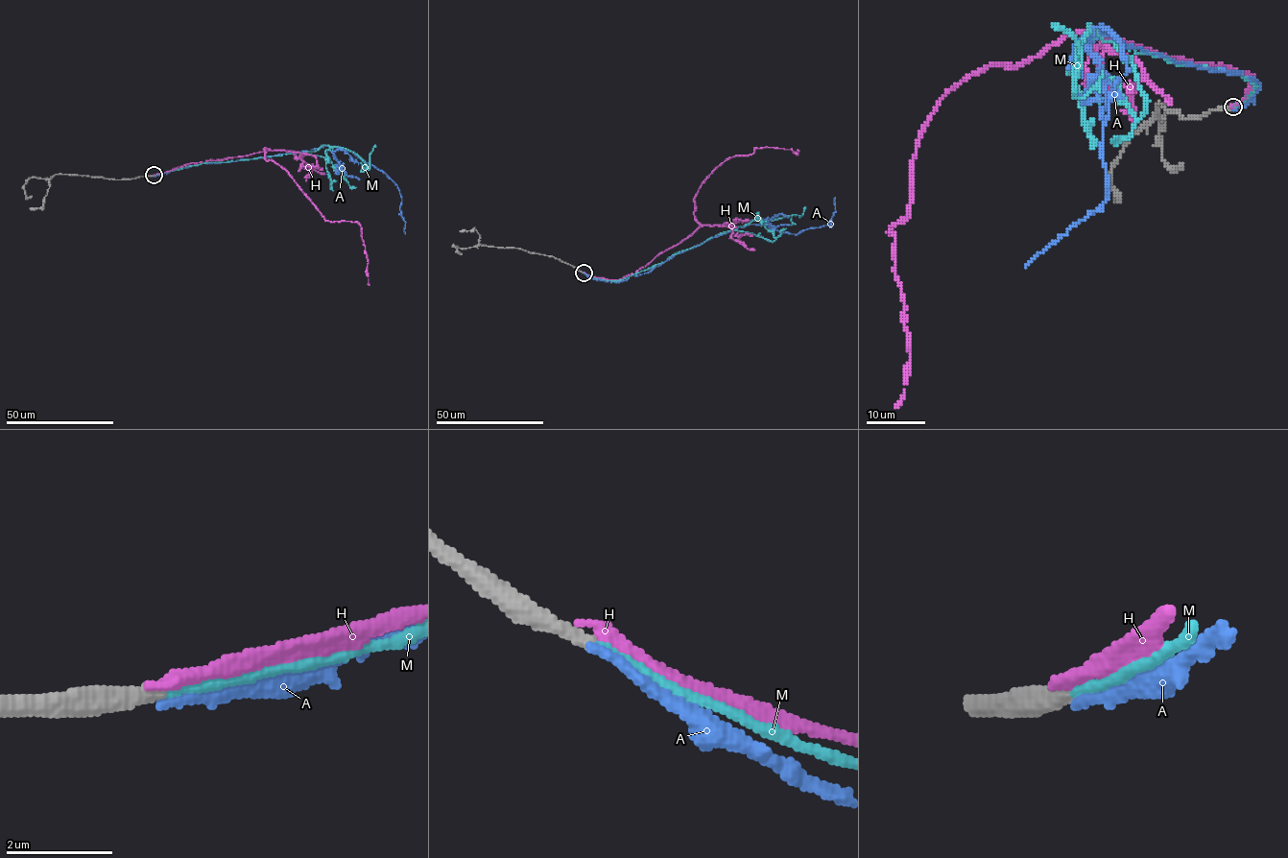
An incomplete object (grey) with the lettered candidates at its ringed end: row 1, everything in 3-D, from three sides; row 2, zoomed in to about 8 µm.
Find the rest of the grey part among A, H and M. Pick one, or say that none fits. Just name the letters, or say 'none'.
M

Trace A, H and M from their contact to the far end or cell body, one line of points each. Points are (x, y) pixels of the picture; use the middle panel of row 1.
A: (583, 273), (593, 278), (621, 282), (650, 272), (710, 238), (753, 224), (791, 233), (831, 226), (835, 197)
H: (583, 273), (620, 279), (689, 236), (699, 226), (694, 197), (728, 157), (755, 148), (799, 150)
M: (584, 273), (606, 280), (623, 279), (752, 221), (771, 221), (795, 215), (799, 217), (806, 206)

